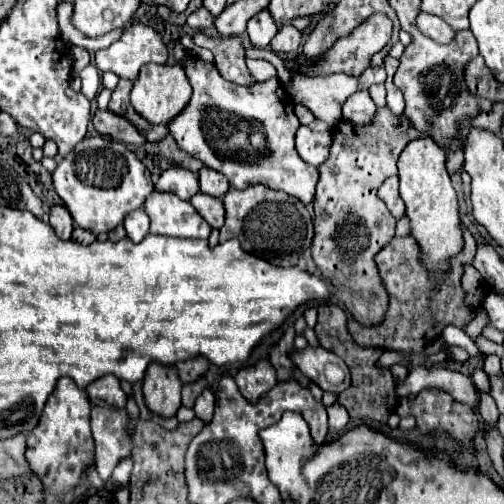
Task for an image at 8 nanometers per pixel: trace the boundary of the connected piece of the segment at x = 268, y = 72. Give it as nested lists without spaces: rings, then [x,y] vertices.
[[[246,58],[246,66],[248,66],[248,70],[252,72],[252,76],[258,82],[268,80],[270,76],[276,74],[276,68],[270,62],[266,62],[266,60],[250,60],[250,58]]]

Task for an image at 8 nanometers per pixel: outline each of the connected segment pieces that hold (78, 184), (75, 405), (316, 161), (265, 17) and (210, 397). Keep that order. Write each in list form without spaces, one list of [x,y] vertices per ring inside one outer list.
[[[100,136],[86,138],[86,140],[88,144],[82,150],[72,150],[68,156],[64,156],[58,162],[56,170],[52,172],[56,194],[64,200],[74,222],[80,228],[90,230],[94,234],[110,232],[124,220],[126,214],[130,214],[124,220],[126,234],[130,240],[140,242],[148,234],[148,226],[150,226],[144,208],[140,208],[146,196],[154,192],[150,172],[122,142],[104,140]]]
[[[68,376],[58,378],[58,384],[48,396],[46,408],[36,428],[26,438],[26,460],[44,482],[44,488],[56,496],[72,490],[78,484],[84,466],[94,460],[94,440],[90,434],[90,400],[86,390],[78,388]]]
[[[314,120],[310,124],[304,124],[296,132],[296,150],[304,162],[310,166],[322,166],[328,160],[330,144],[332,144],[332,132],[334,126]]]
[[[268,10],[258,12],[256,16],[252,16],[252,20],[248,22],[248,34],[254,46],[262,46],[266,48],[270,44],[270,40],[274,38],[274,34],[278,32],[274,18],[270,16]]]
[[[204,388],[204,392],[196,398],[196,404],[194,404],[194,412],[200,420],[204,422],[210,422],[210,416],[214,412],[214,394],[210,392],[210,388]]]

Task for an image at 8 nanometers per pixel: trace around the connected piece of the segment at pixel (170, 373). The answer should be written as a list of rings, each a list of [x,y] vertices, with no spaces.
[[[152,362],[146,370],[142,392],[148,408],[158,416],[170,418],[180,408],[180,390],[182,380],[178,378],[178,370],[174,366],[164,366]]]

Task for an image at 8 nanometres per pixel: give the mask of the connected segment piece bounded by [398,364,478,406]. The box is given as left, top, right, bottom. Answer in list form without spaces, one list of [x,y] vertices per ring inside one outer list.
[[[424,364],[410,368],[406,380],[398,384],[398,398],[405,398],[408,394],[418,394],[426,388],[444,390],[458,402],[464,402],[468,406],[474,406],[474,402],[478,400],[478,390],[474,388],[468,376],[442,366],[426,368]]]

